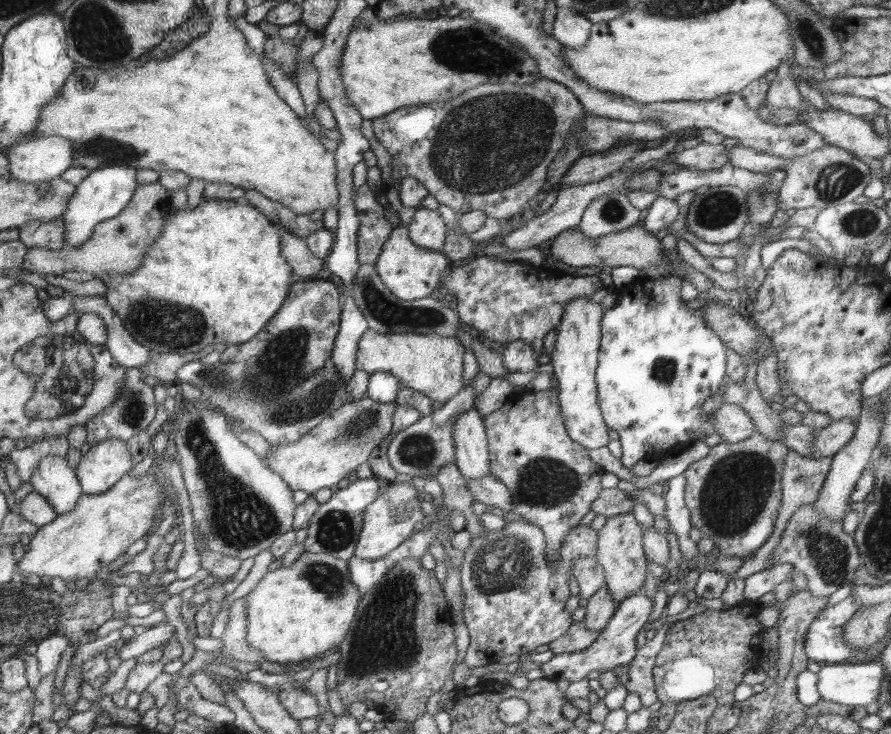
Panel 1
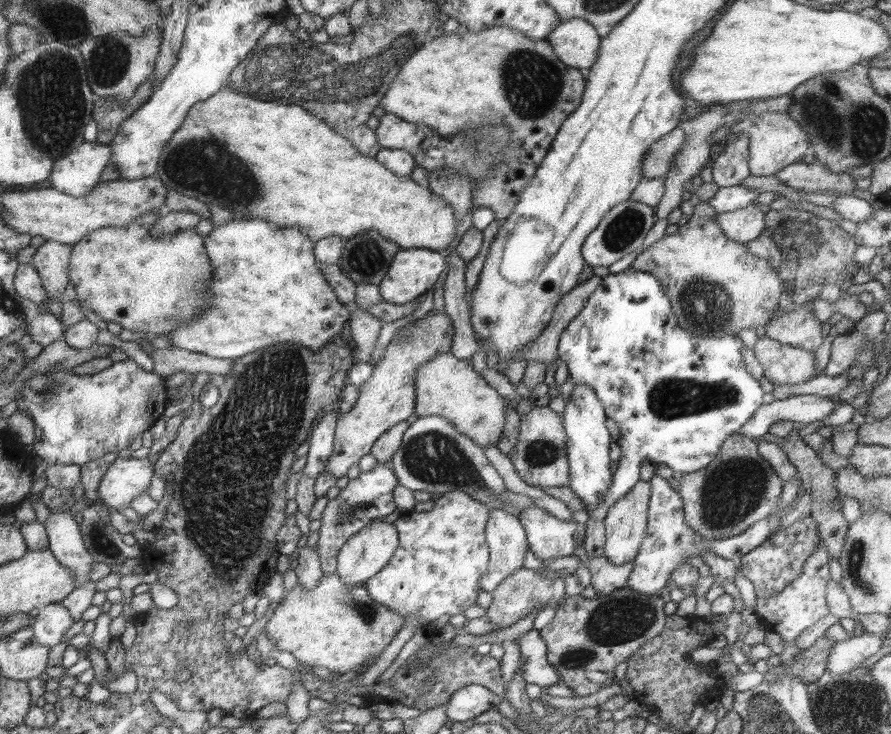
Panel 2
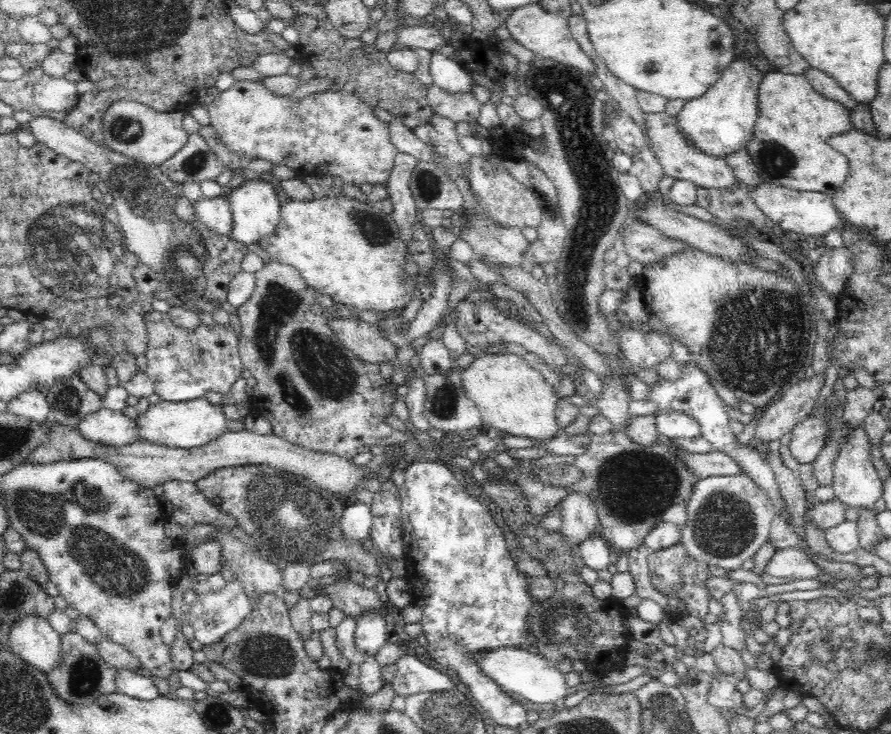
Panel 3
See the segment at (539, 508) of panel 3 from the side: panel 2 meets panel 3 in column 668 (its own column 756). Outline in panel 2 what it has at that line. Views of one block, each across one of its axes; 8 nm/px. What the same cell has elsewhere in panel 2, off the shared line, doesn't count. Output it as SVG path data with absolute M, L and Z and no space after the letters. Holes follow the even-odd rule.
M741 432L733 434L726 440L717 458L705 469L683 474L676 487L685 502L686 524L710 541L738 536L752 528L758 521L768 518L781 501L782 488L784 484L781 475L763 458L754 439L744 436Z

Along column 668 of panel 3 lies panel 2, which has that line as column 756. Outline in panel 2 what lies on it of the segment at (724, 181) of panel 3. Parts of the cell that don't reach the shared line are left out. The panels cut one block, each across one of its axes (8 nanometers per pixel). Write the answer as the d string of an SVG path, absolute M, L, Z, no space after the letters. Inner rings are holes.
M760 112L748 114L734 123L730 130L745 132L749 136L749 171L752 176L772 176L785 166L801 162L810 147L809 135L804 127L785 112Z

